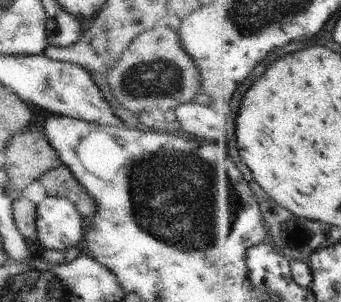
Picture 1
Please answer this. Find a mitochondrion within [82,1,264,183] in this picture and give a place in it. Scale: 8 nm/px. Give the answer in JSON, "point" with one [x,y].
{"point":[153,78]}

